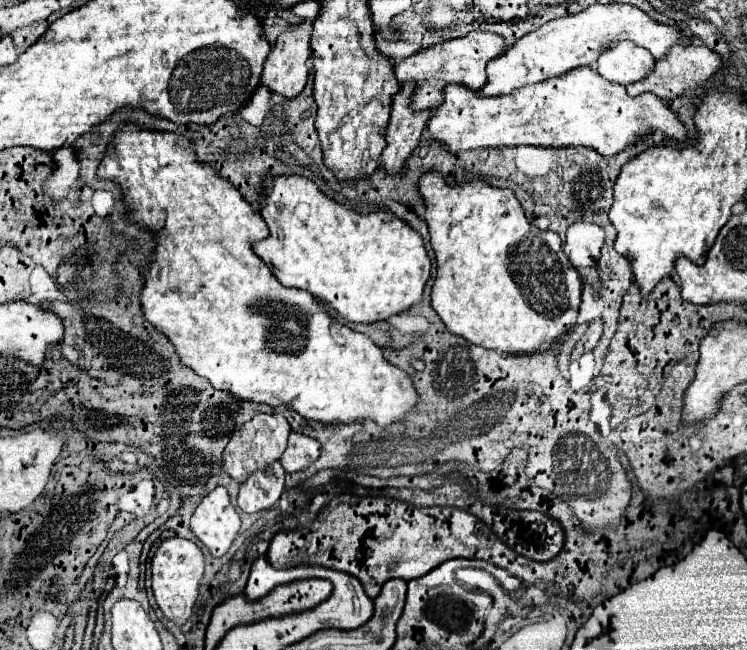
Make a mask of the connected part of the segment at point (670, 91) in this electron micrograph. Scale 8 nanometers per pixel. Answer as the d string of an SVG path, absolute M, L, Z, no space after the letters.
M693 44L689 48L675 48L673 52L669 52L669 56L665 60L657 62L657 68L653 70L653 76L647 76L645 80L639 80L637 84L629 84L627 92L631 96L643 94L643 92L653 92L655 96L671 102L673 98L691 92L691 90L699 90L703 88L715 74L719 74L723 70L723 60L717 52L709 50L703 44Z

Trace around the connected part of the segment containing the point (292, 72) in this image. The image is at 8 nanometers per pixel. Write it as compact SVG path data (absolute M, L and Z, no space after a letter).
M303 20L299 24L289 24L279 38L275 40L275 44L271 46L271 52L265 60L263 66L263 74L261 74L261 84L267 86L271 92L283 94L285 98L295 98L307 84L309 78L309 36L311 36L311 24L313 20Z

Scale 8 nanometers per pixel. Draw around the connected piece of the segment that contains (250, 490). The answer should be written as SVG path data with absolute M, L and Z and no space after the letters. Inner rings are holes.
M273 462L269 468L255 472L249 476L245 484L239 488L239 508L247 514L255 514L261 510L271 508L279 496L283 494L285 486L285 470L279 462Z

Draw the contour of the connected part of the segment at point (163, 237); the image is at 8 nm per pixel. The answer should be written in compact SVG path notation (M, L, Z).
M129 124L129 128L121 128L121 132L117 132L117 136L113 138L109 152L105 154L103 162L97 168L97 176L115 180L125 192L125 204L133 212L133 220L159 232L155 262L149 266L149 272L145 276L145 288L141 292L141 306L143 306L145 318L173 342L173 346L177 348L177 352L181 356L181 362L187 364L189 368L193 368L197 374L209 378L213 388L227 390L241 400L269 404L271 408L287 406L287 408L293 408L303 418L323 422L323 424L349 424L349 422L357 422L357 420L373 420L377 426L385 428L389 424L401 422L403 416L409 414L419 404L417 400L421 400L421 398L415 390L413 380L409 378L409 374L405 370L401 370L399 366L391 364L385 358L385 348L377 346L369 336L353 332L351 328L333 320L319 304L315 304L315 300L313 300L313 296L309 296L309 292L289 290L277 282L277 278L269 272L265 262L253 250L255 242L269 236L269 228L267 228L265 220L261 218L259 212L255 212L251 208L251 204L247 200L243 200L243 196L239 194L239 190L233 184L219 178L217 172L213 172L213 168L195 160L195 150L183 136L177 136L171 132L155 132L149 128L137 128L137 126Z

